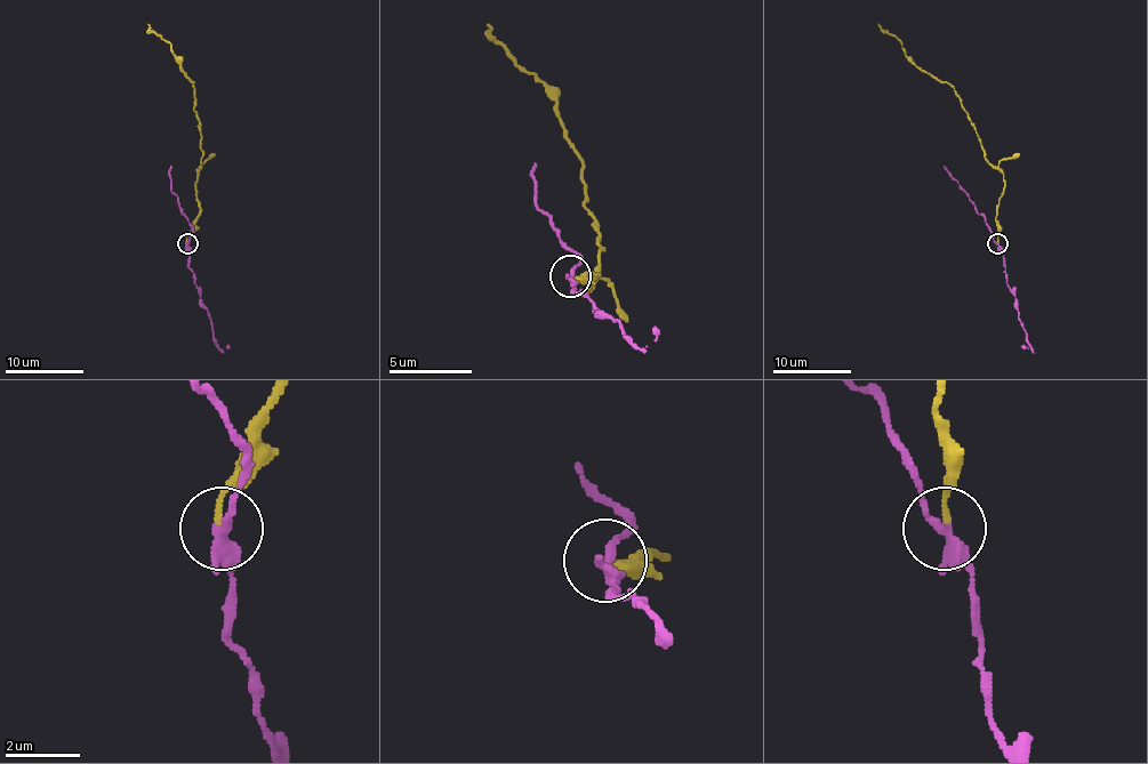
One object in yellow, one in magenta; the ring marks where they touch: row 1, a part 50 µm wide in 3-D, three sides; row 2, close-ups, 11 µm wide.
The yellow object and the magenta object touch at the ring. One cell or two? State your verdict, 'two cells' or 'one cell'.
two cells

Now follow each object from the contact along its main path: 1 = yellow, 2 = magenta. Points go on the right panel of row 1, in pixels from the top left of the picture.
1: (997, 242), (1004, 181), (984, 153), (973, 122), (948, 83), (924, 73), (877, 24)
2: (997, 244), (1003, 254), (1006, 283), (1033, 348), (1020, 346)

